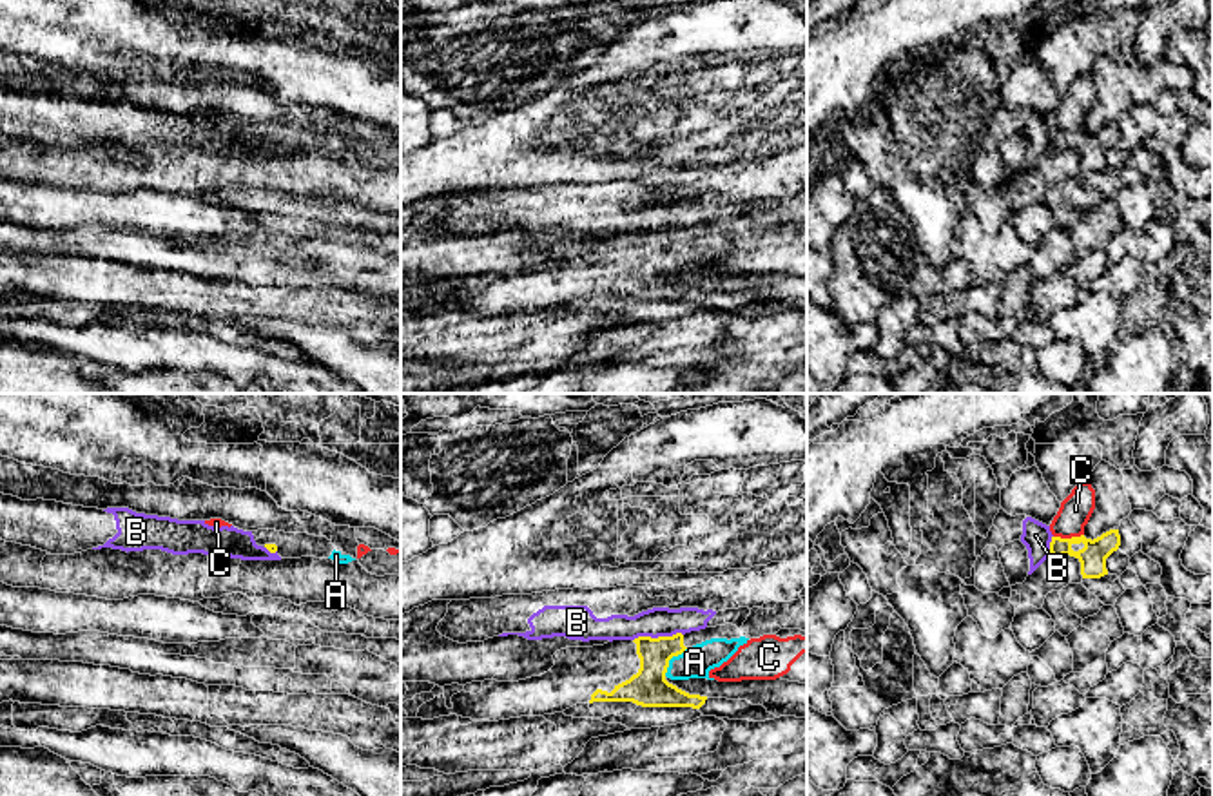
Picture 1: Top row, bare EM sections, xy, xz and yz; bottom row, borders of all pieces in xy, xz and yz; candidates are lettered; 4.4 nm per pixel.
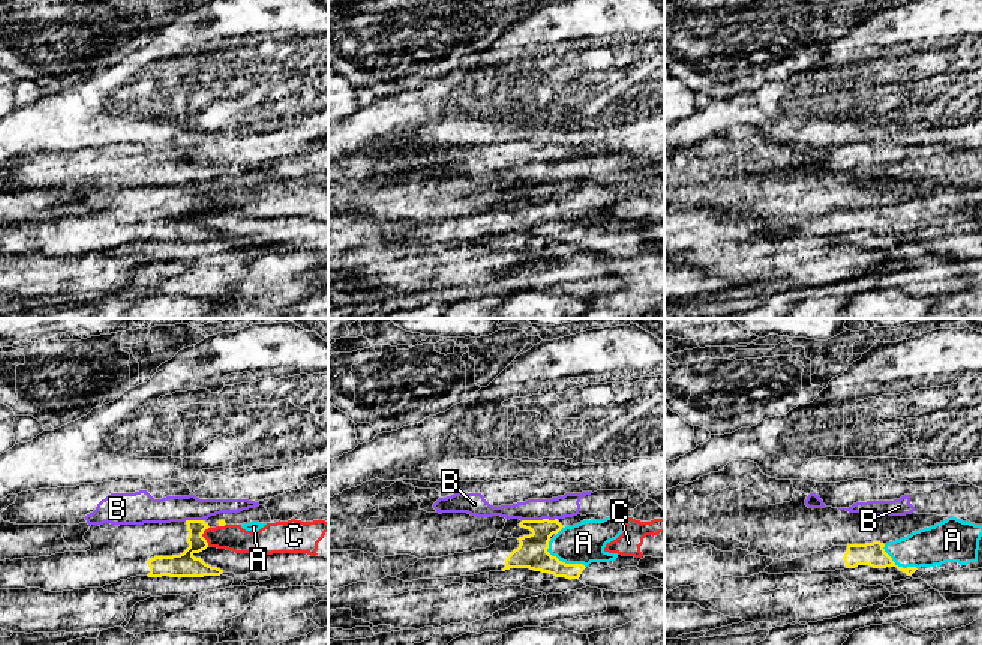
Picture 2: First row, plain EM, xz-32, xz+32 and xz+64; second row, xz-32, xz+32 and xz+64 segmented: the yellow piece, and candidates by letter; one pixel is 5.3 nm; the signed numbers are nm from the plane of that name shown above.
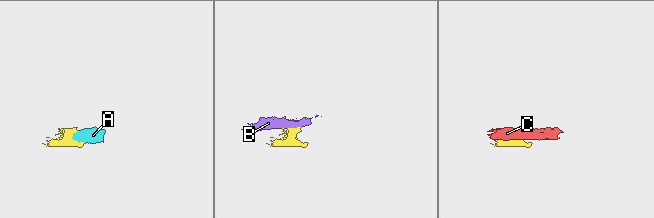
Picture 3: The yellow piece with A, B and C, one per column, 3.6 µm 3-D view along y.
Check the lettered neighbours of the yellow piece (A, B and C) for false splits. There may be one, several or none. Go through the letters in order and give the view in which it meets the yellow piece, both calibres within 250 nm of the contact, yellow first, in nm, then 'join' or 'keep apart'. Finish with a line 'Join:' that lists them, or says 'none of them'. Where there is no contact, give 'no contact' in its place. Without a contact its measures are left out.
A: meets yellow in xz; 170 nm thick on the yellow side, 140 nm on the other; join
B: meets yellow in xz; 170 nm thick on the yellow side, 130 nm on the other; keep apart
C: meets yellow in yz; 120 nm thick on the yellow side, 140 nm on the other; keep apart
Join: A

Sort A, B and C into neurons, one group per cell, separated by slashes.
A / B C

